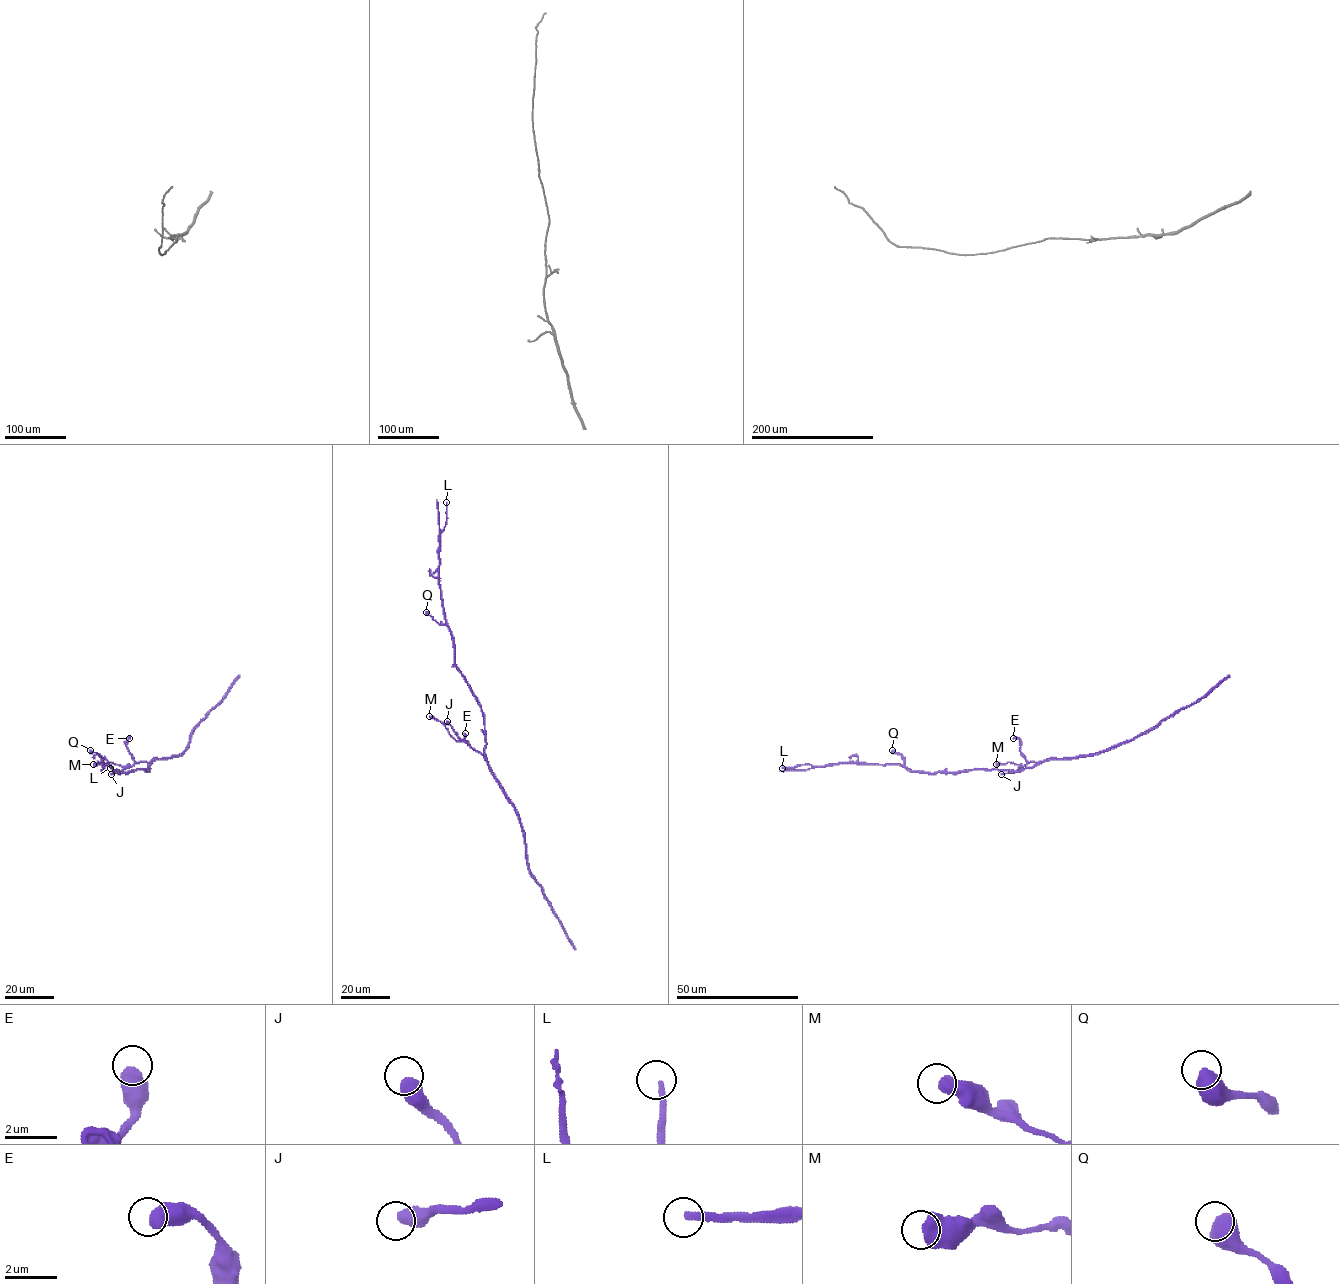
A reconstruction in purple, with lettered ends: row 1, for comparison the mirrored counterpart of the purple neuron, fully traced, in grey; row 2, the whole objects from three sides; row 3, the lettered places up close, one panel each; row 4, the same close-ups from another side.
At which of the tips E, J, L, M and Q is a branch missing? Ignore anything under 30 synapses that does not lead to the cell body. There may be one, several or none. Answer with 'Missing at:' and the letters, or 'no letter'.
Missing at: L

